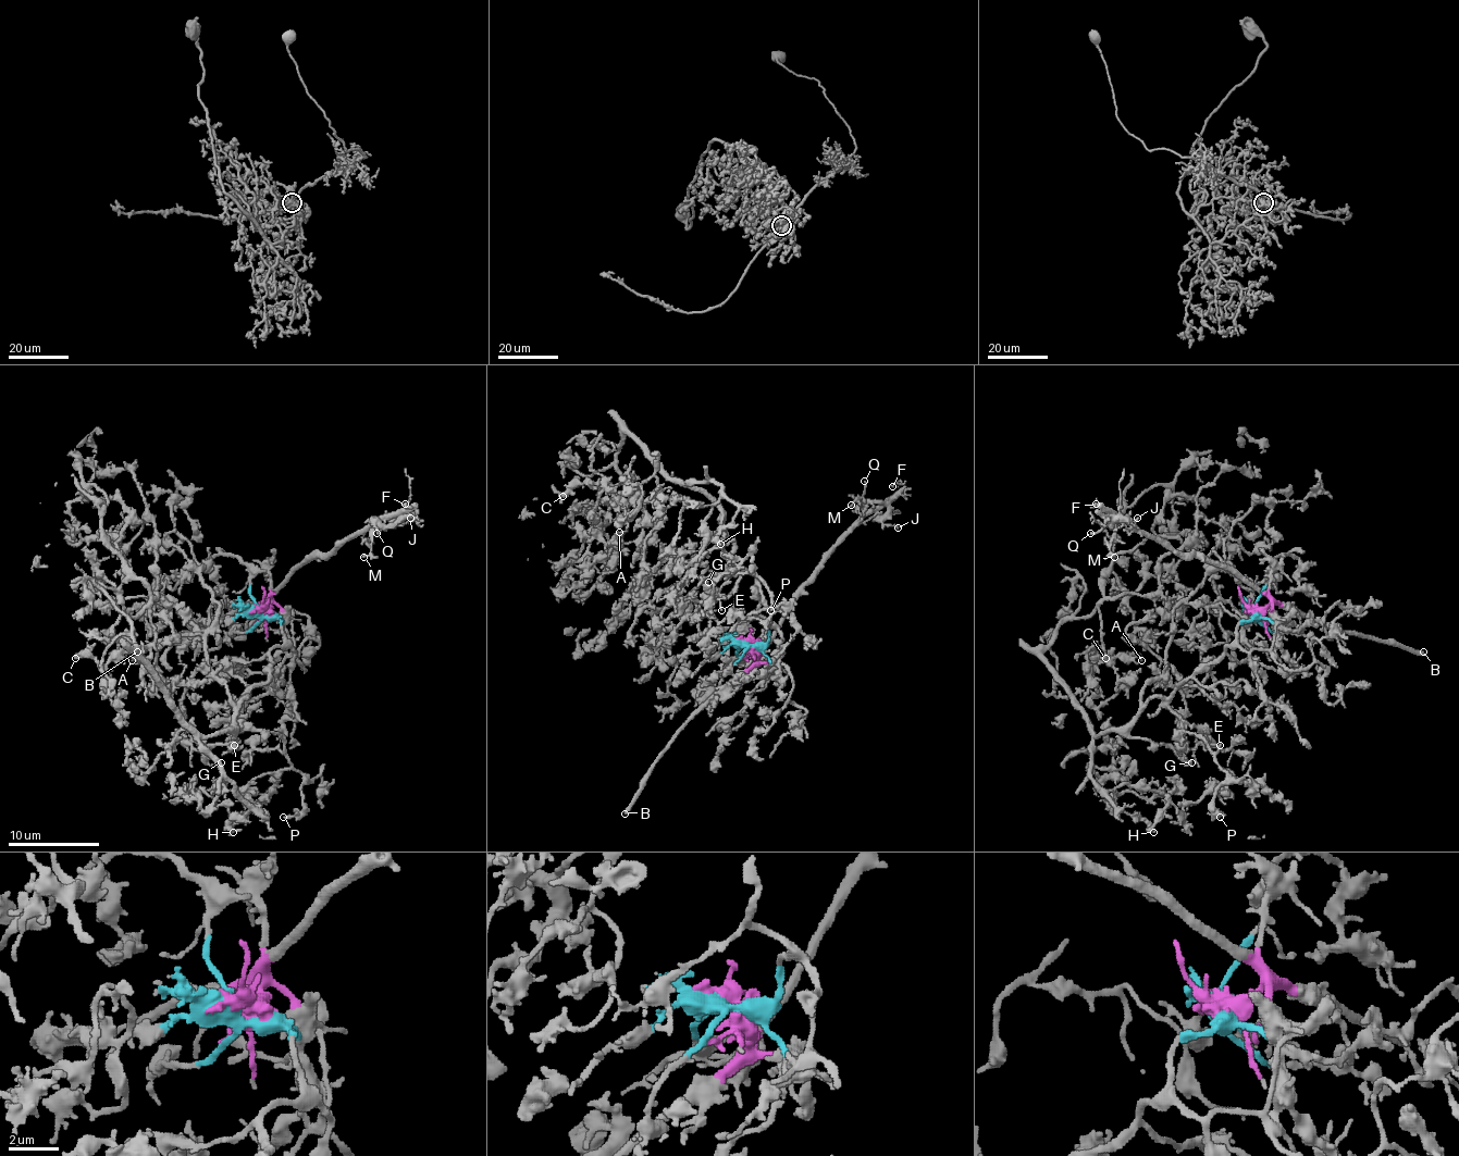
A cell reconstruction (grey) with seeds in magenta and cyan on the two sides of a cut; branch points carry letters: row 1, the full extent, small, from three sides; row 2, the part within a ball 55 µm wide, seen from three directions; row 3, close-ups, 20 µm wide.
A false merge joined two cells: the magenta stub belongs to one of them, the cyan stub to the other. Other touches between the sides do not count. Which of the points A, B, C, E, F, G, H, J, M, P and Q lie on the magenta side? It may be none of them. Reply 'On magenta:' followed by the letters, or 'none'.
On magenta: B, F, J, M, Q

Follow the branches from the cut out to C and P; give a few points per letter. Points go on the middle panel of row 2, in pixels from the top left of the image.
C: (750, 645), (770, 626), (722, 514), (627, 433), (617, 469), (642, 492), (585, 483), (563, 496)
P: (750, 645), (761, 645), (770, 624), (756, 612), (758, 581), (729, 558), (791, 618), (791, 604), (770, 610)

